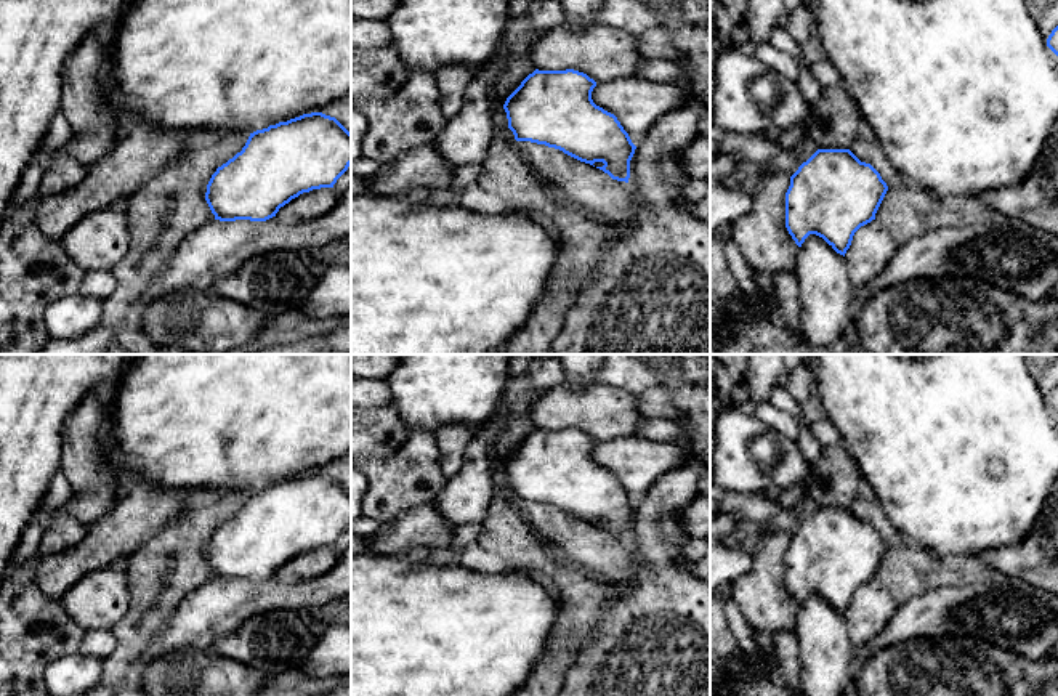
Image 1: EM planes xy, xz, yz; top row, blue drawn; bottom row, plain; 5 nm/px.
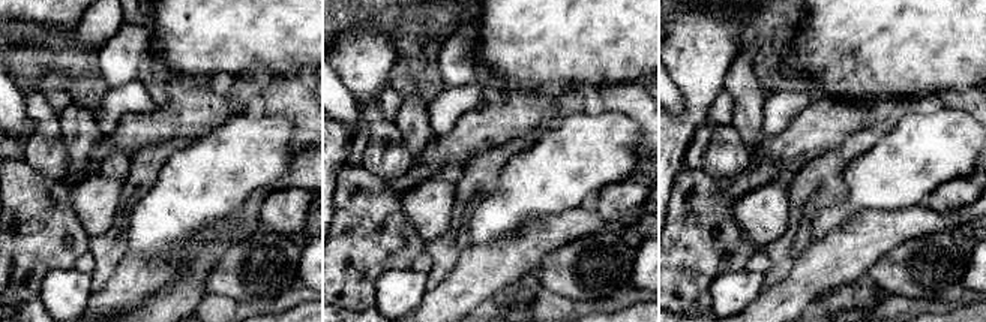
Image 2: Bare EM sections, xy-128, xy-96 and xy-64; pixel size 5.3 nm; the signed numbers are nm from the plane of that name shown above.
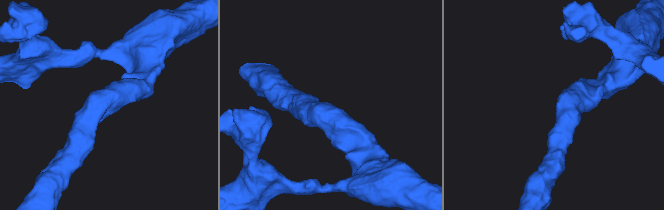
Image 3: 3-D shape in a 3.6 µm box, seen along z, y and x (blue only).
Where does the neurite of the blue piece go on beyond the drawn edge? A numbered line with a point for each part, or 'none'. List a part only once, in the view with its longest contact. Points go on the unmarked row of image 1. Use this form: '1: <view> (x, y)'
none

